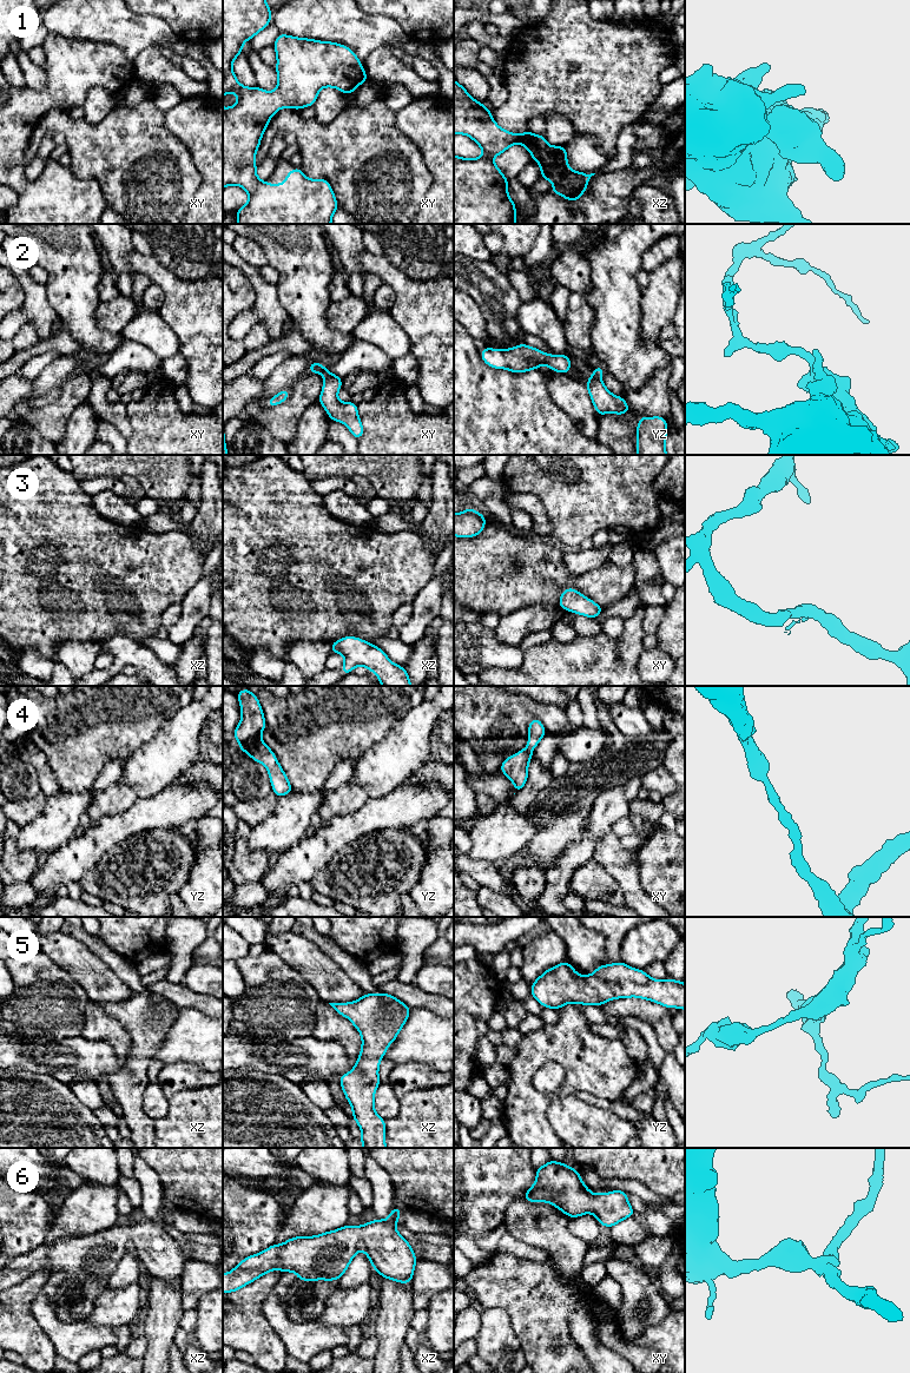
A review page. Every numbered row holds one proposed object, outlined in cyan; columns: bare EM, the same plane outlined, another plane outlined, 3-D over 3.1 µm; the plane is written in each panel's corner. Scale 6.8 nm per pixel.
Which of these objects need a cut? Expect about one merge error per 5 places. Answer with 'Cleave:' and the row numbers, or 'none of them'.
Cleave: 2

